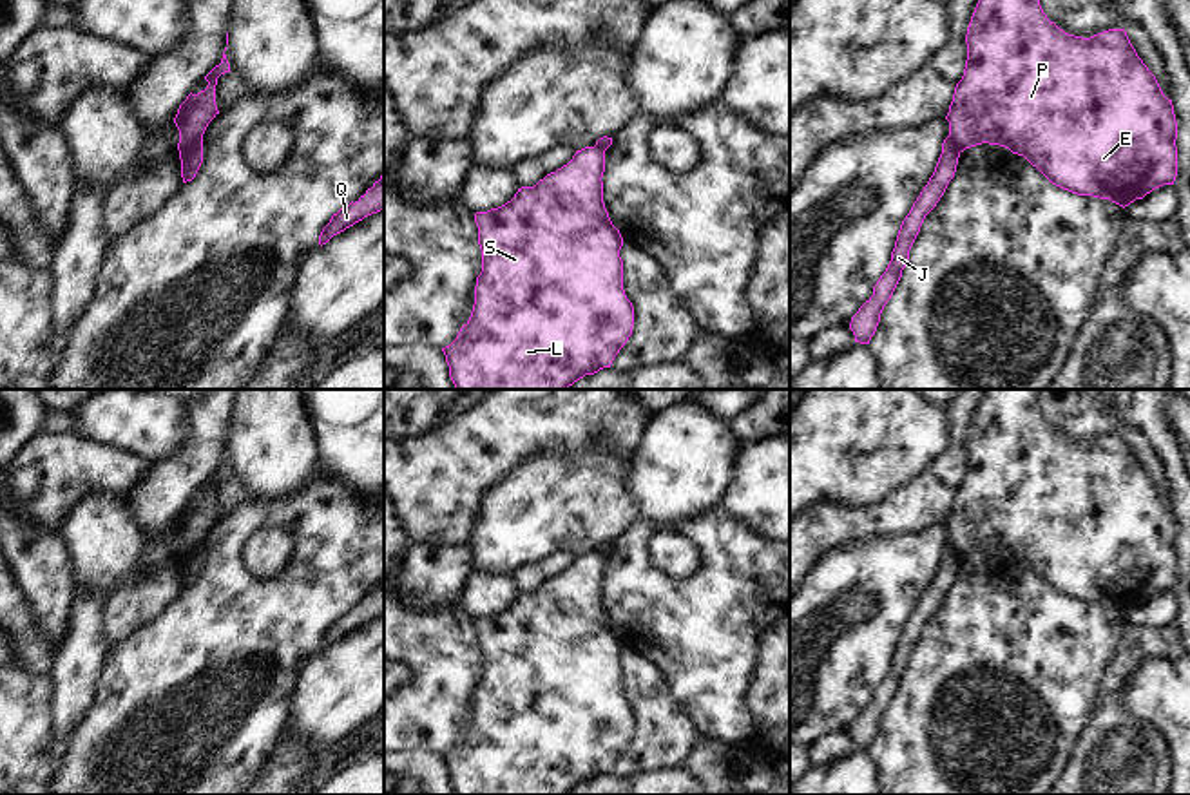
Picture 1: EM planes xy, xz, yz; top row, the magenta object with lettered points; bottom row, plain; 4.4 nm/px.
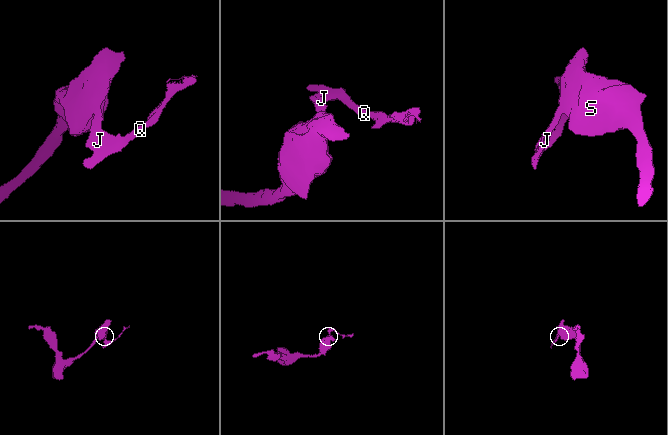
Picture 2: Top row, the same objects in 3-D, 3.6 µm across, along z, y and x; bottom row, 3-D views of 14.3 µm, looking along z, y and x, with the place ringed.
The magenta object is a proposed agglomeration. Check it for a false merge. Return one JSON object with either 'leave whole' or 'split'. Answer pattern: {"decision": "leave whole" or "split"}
{"decision": "split"}

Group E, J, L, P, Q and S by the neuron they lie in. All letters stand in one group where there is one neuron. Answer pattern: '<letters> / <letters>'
E L P S / J Q

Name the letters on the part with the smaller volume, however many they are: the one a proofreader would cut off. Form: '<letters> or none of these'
J, Q

